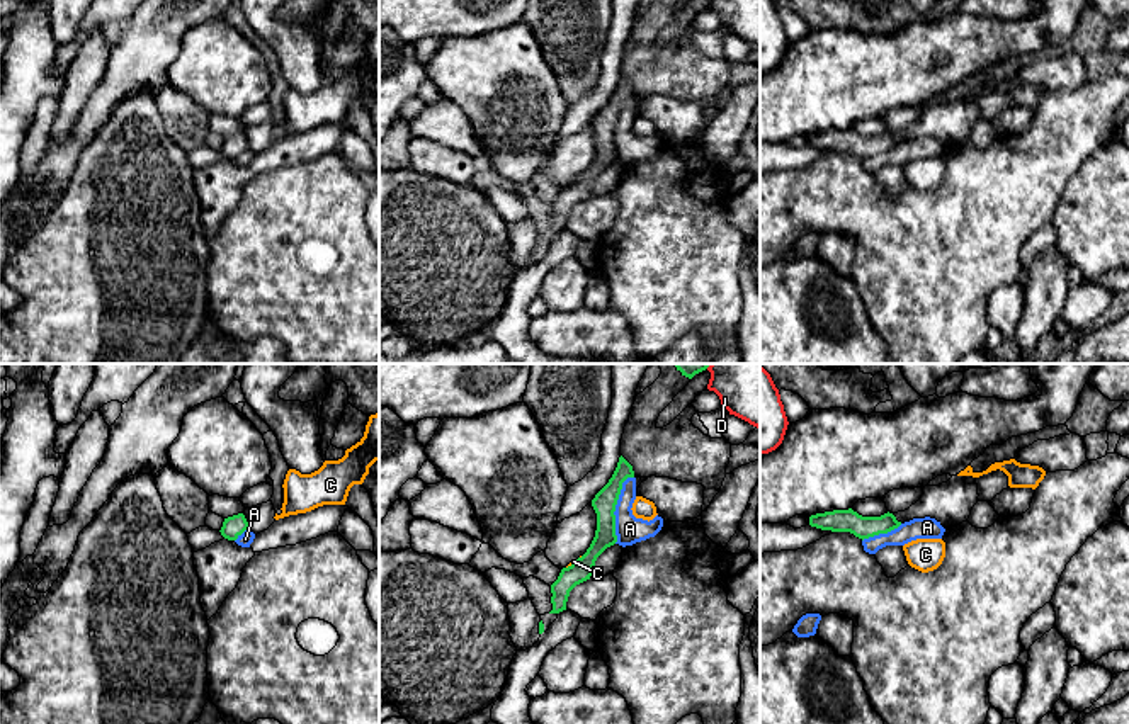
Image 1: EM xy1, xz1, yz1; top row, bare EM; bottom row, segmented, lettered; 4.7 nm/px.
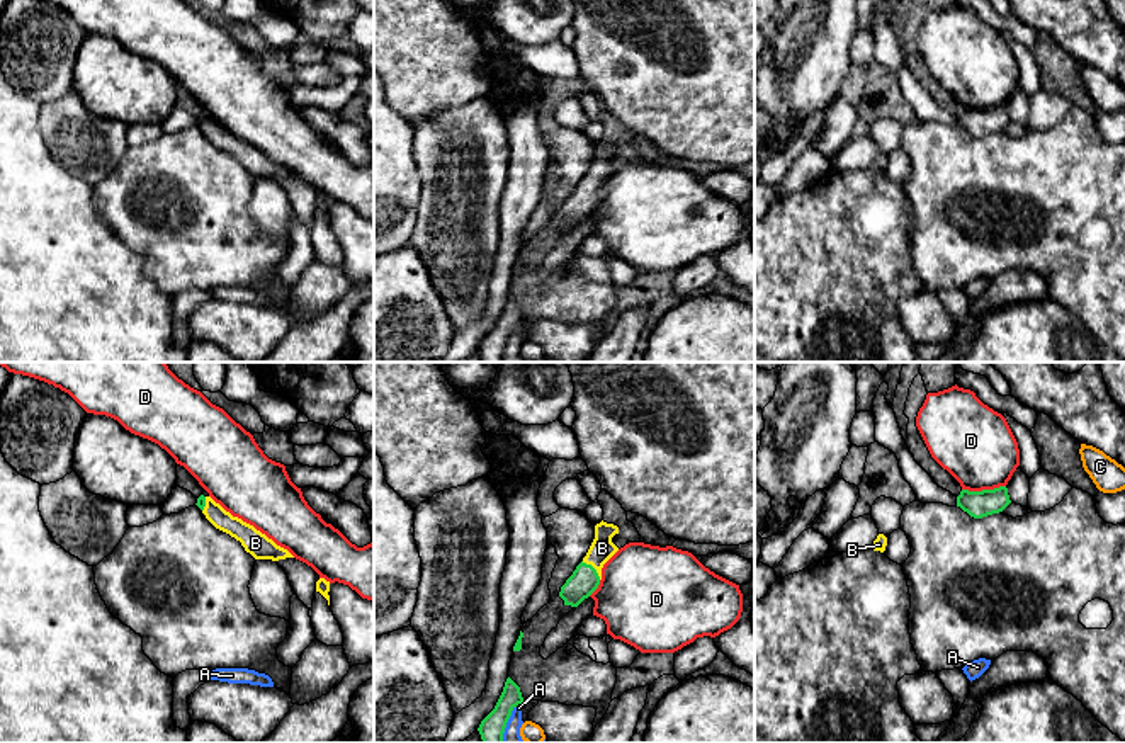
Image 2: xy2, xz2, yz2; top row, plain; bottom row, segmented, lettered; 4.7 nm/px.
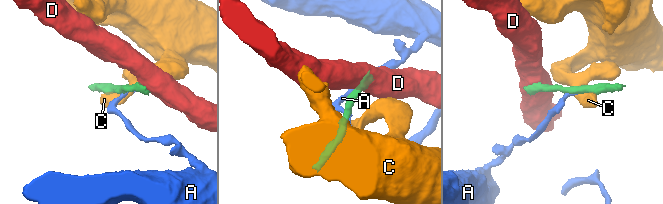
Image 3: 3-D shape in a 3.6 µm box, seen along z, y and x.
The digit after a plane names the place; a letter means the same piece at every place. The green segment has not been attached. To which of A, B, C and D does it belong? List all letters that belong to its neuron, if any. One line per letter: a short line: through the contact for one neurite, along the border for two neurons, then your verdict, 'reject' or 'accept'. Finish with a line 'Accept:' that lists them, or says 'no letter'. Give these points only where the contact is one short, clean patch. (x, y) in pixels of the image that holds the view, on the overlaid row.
A: line xz1 (633, 476), (623, 483), (616, 505), (614, 542); reject
B: line xz2 (585, 580), (593, 568), (593, 560), (602, 548); accept
C: line xz1 (575, 561), (567, 568); reject
D: line yz2 (1005, 485), (962, 490); reject
Accept: B

